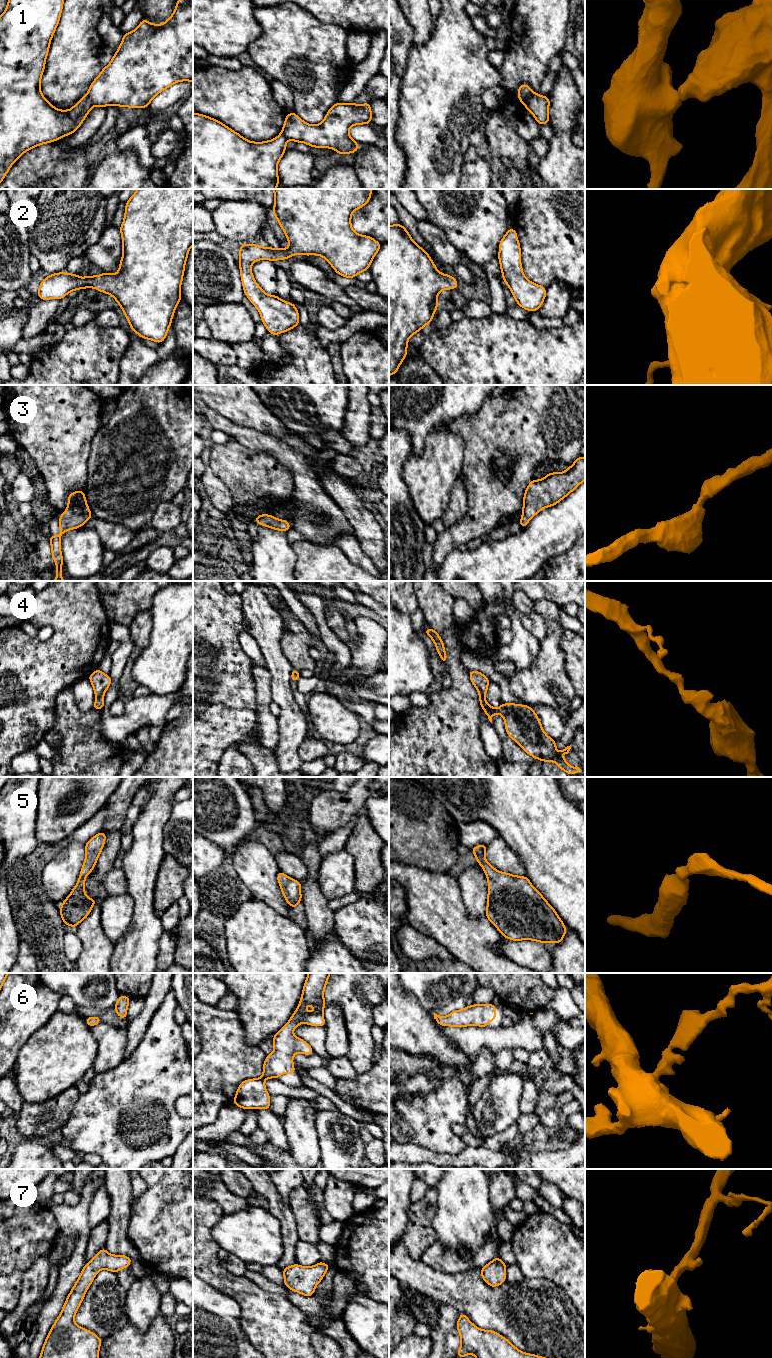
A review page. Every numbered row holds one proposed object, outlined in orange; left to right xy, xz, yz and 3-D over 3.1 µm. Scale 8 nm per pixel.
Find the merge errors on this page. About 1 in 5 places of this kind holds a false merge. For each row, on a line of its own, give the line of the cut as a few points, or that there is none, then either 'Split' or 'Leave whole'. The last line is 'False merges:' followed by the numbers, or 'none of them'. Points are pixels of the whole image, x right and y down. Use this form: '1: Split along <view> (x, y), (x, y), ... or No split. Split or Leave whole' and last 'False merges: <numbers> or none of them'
1: Split along yz (535, 93), (525, 106). Split
2: No split. Leave whole
3: No split. Leave whole
4: No split. Leave whole
5: No split. Leave whole
6: No split. Leave whole
7: No split. Leave whole
False merges: 1

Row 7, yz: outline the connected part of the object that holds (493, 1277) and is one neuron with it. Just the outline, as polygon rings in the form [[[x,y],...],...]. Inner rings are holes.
[[[497,1256],[486,1264],[481,1271],[481,1277],[491,1287],[497,1287],[506,1281],[507,1265]]]

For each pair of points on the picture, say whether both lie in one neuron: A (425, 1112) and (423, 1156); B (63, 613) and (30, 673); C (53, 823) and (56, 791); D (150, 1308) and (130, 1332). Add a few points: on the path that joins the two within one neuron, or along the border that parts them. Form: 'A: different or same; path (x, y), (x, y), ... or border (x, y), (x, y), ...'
A: different; border (400, 1143), (415, 1143), (434, 1151), (445, 1153)
B: same; path (63, 628), (61, 630), (61, 642), (45, 658)
C: same; path (54, 815), (56, 799)
D: different; border (156, 1315), (144, 1331), (139, 1331), (128, 1323)

